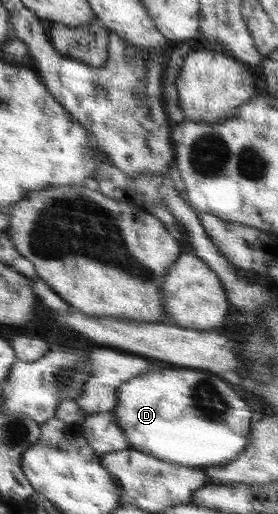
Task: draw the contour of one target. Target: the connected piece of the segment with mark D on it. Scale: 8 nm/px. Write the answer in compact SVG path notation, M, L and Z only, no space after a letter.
M162 370L148 372L118 386L118 404L111 412L127 436L130 447L178 466L228 463L246 448L256 420L248 402L238 394L233 380L211 370Z

